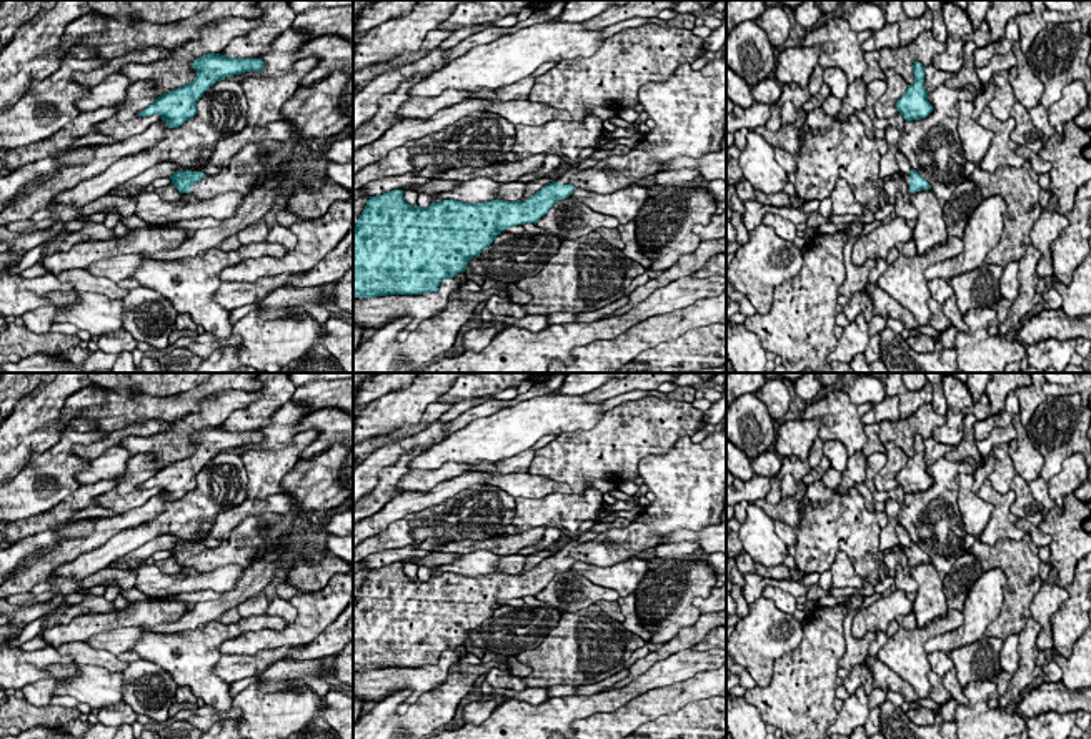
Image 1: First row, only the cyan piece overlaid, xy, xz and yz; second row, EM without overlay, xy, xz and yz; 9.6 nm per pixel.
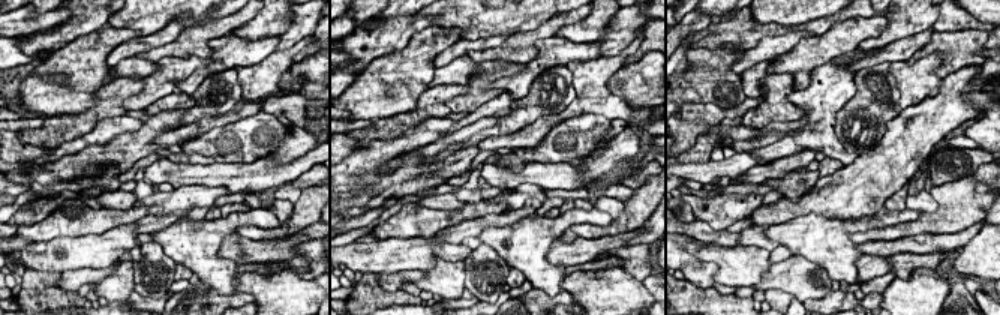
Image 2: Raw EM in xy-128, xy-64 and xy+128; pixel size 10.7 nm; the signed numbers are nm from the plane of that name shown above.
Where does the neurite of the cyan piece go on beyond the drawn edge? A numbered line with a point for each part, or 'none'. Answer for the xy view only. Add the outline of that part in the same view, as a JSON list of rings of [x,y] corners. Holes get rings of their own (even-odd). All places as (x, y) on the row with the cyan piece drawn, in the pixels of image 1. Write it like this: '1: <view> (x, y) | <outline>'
1: xy (249, 163) | [[[278,140],[248,143],[230,158],[228,166],[222,168],[217,175],[208,175],[197,181],[190,193],[198,200],[213,198],[228,191],[248,195],[265,175],[267,165],[278,150],[281,150],[281,141]]]

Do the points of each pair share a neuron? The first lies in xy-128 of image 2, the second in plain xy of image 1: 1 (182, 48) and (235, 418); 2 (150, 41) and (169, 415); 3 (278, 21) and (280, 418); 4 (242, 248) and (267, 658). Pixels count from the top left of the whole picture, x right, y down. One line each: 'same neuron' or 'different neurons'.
1: different neurons
2: different neurons
3: different neurons
4: same neuron

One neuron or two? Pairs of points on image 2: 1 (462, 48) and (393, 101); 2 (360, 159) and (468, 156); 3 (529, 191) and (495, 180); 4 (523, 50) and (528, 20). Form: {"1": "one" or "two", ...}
{"1": "two", "2": "two", "3": "two", "4": "two"}

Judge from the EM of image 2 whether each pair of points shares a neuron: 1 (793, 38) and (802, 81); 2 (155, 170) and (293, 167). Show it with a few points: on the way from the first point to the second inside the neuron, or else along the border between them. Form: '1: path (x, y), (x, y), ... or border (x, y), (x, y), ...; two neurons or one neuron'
1: path (795, 48), (801, 71); one neuron
2: path (189, 174), (258, 174); one neuron

